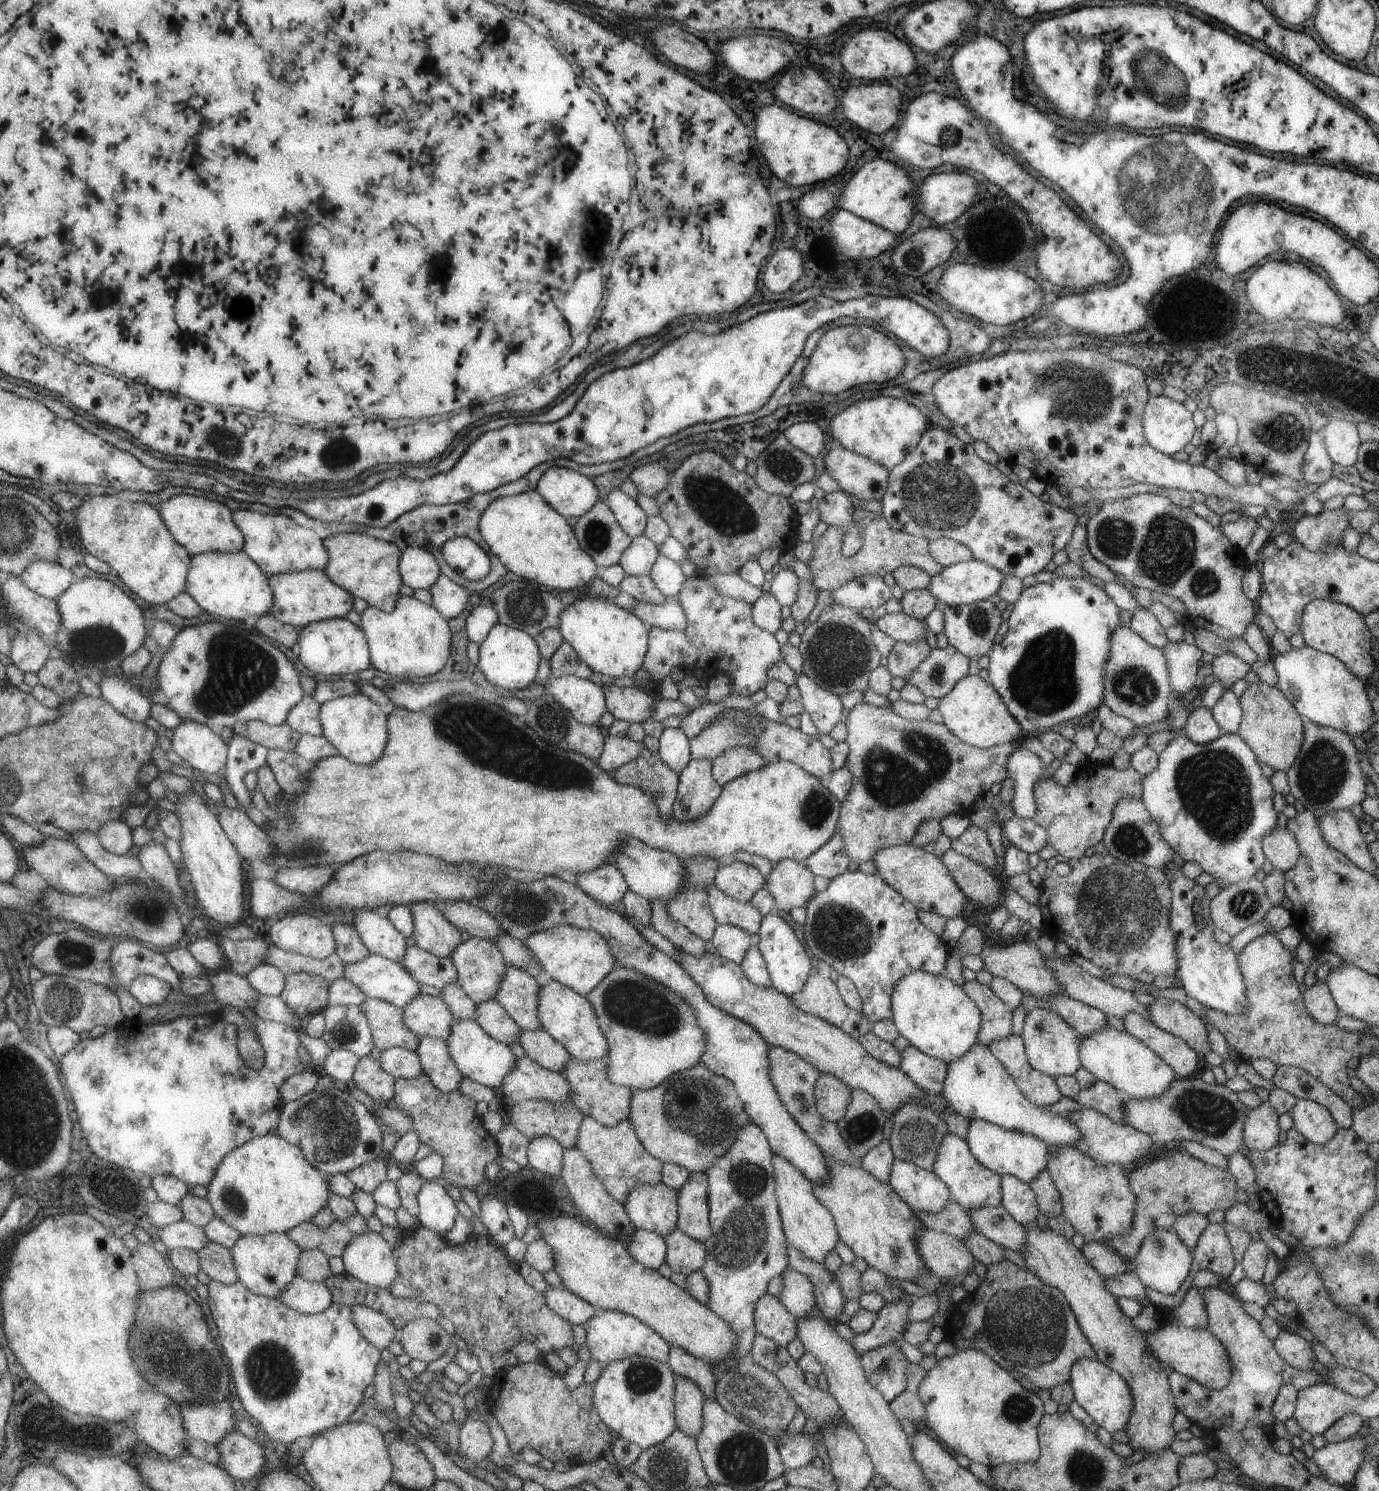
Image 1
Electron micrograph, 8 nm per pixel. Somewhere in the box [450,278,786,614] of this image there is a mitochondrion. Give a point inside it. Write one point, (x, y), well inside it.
(727, 511)

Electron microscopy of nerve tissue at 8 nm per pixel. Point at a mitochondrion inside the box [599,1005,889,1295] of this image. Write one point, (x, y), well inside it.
(740, 1242)

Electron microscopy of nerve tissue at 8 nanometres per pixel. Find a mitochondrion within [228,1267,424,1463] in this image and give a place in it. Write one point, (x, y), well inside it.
(270, 1371)

